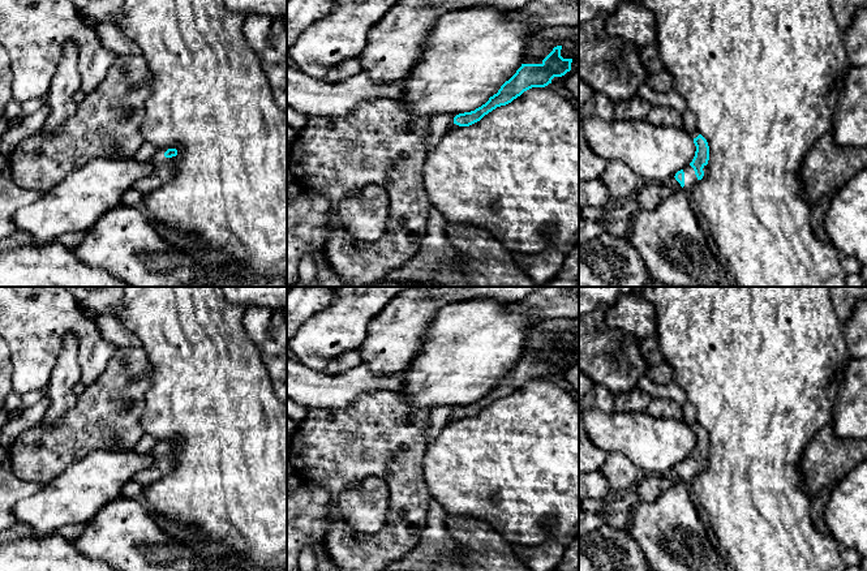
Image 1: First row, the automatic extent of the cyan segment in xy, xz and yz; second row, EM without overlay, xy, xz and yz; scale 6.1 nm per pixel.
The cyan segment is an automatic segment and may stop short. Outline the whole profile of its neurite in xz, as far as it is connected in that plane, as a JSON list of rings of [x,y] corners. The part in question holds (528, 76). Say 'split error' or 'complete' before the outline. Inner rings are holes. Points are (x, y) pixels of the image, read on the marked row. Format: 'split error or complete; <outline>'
complete; [[[557,46],[542,60],[541,64],[522,64],[516,73],[506,81],[497,94],[481,107],[471,112],[459,113],[454,117],[454,124],[469,126],[480,121],[485,115],[497,107],[506,106],[532,87],[545,87],[554,77],[562,77],[571,70],[572,59],[561,56],[562,46]]]

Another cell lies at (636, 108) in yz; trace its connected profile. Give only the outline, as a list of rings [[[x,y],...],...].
[[[639,95],[614,104],[614,115],[621,121],[647,120],[652,104]]]

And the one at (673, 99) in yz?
[[[643,83],[638,89],[638,95],[644,98],[652,106],[669,106],[677,110],[683,117],[683,130],[688,134],[694,133],[696,129],[696,117],[687,107],[684,99],[674,90],[666,94],[654,93],[647,83]]]

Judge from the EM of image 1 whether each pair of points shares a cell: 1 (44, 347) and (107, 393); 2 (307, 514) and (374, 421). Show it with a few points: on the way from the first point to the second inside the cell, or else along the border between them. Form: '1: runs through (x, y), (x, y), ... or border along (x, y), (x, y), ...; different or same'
1: border along (111, 357), (107, 366), (86, 386); different
2: border along (301, 481), (321, 484), (327, 490), (329, 518); different

